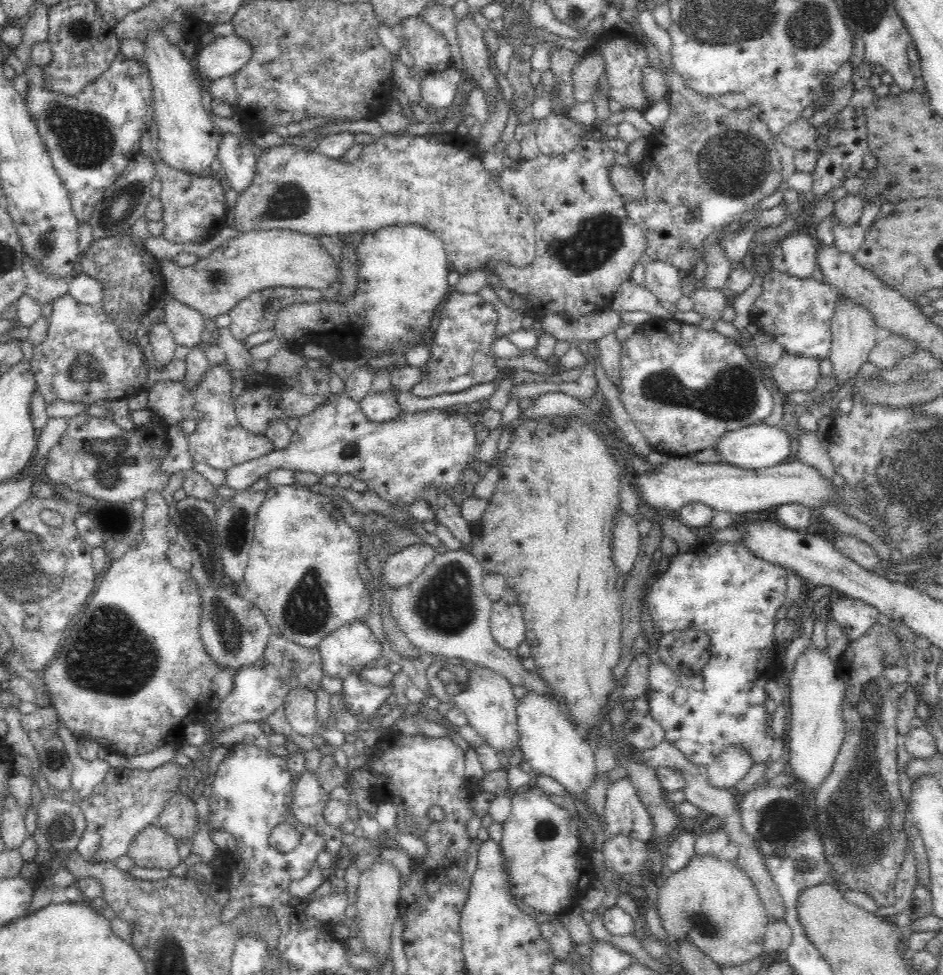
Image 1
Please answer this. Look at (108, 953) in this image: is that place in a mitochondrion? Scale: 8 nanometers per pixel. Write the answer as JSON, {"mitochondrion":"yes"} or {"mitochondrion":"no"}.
{"mitochondrion":"no"}

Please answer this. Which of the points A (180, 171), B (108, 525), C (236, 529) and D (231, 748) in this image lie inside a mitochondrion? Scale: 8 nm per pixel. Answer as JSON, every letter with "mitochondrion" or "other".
{"A":"other","B":"other","C":"mitochondrion","D":"other"}

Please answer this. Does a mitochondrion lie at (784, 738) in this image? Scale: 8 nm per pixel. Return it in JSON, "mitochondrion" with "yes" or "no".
{"mitochondrion":"no"}

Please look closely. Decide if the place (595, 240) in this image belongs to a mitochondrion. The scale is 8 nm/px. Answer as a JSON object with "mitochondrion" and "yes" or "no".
{"mitochondrion":"yes"}

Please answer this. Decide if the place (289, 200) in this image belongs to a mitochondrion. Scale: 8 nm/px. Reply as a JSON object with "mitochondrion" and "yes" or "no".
{"mitochondrion":"yes"}

